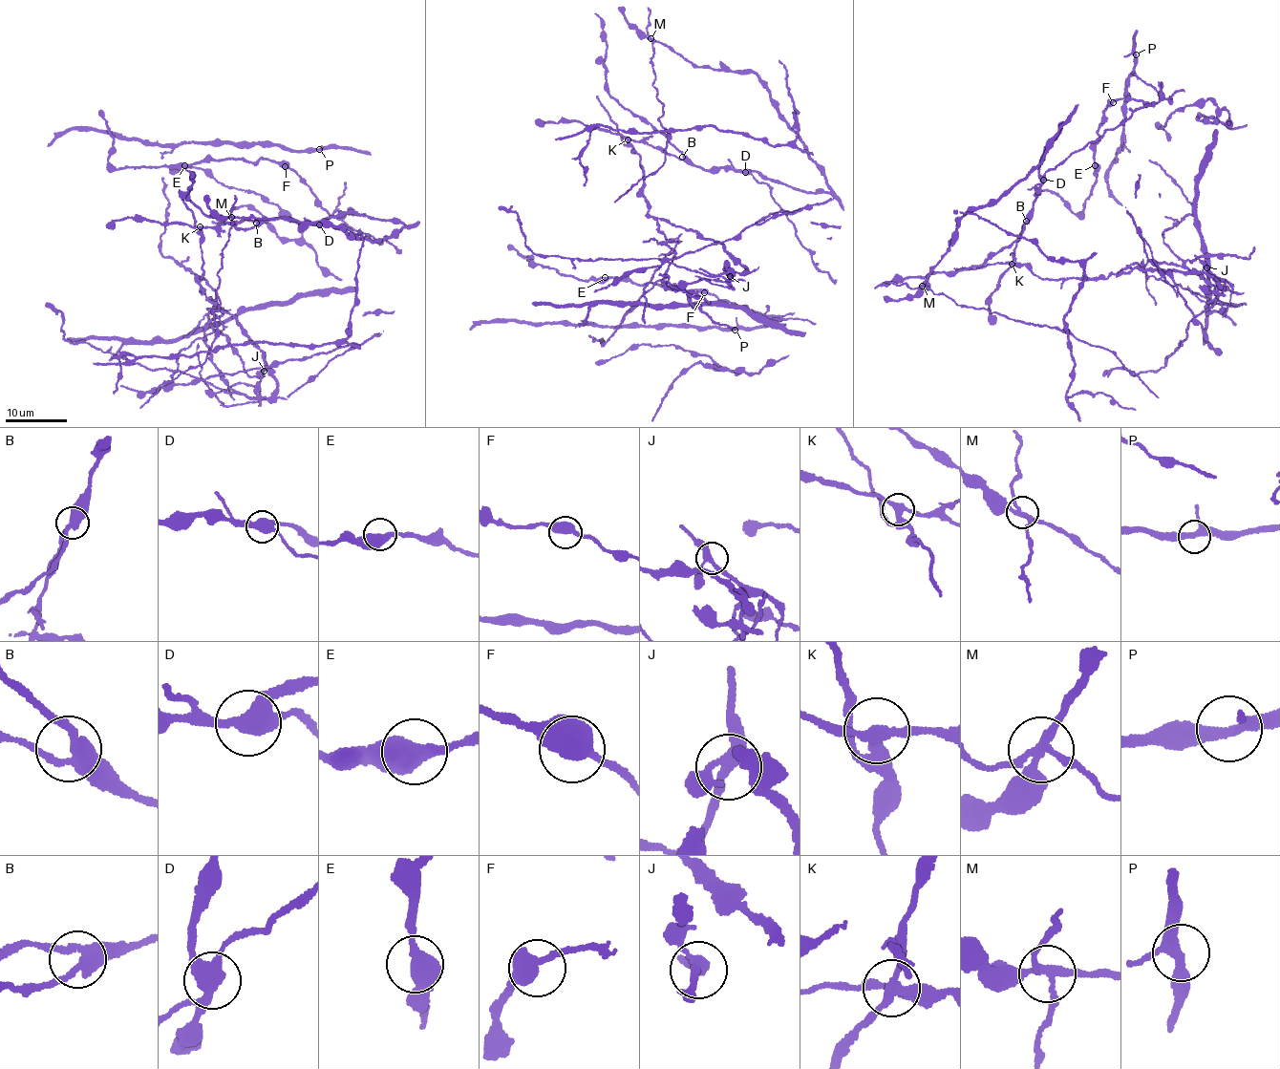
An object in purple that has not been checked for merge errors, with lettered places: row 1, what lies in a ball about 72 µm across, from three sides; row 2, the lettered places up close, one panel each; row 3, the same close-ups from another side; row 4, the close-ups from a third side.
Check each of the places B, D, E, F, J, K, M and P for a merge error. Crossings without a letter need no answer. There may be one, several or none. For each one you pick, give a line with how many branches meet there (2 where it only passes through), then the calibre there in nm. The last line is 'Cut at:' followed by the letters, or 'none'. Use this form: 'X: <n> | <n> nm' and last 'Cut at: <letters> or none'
D: 3 | 440 nm
K: 3 | 300 nm
M: 4 | 240 nm
Cut at: D, K, M

